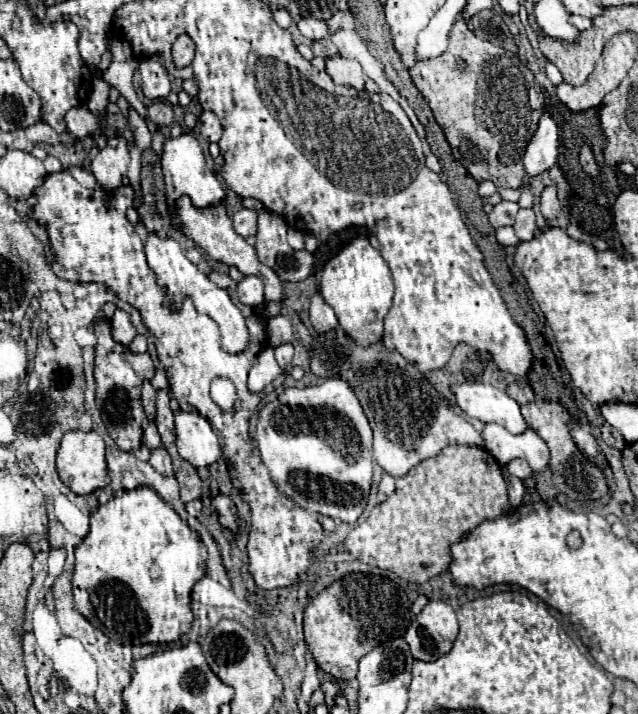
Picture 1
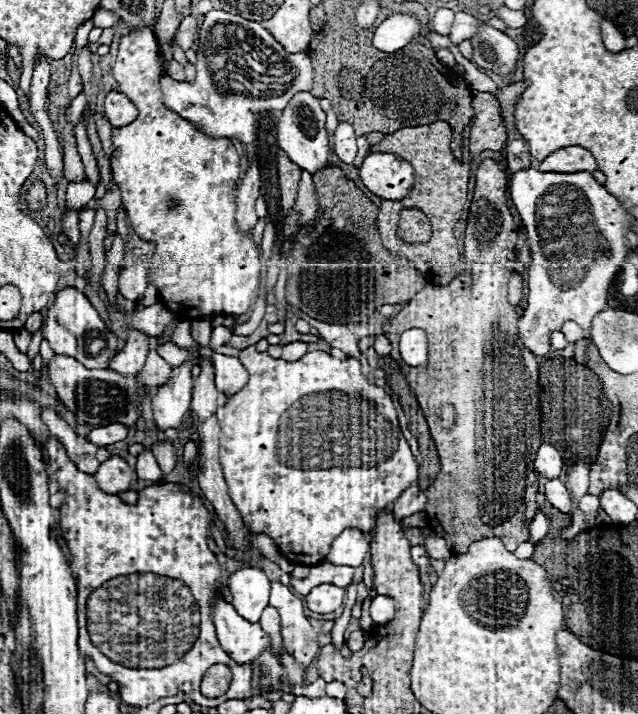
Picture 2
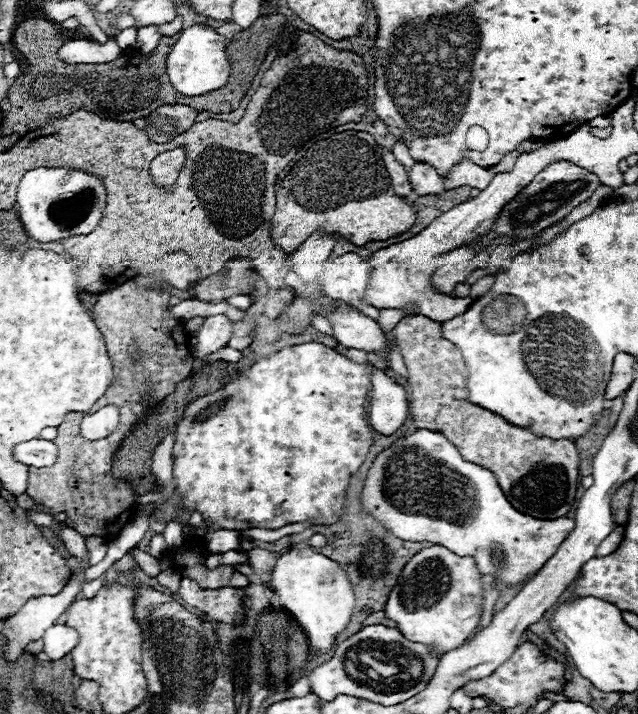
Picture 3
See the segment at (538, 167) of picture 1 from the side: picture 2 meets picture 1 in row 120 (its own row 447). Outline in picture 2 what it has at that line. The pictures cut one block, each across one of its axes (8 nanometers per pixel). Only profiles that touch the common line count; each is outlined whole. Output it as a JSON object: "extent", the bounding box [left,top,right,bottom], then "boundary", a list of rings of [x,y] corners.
{"extent":[534,444,564,478],"boundary":[[[540,444],[536,460],[534,460],[534,468],[544,478],[560,476],[562,468],[564,468],[564,460],[562,460],[560,452],[552,444]]]}

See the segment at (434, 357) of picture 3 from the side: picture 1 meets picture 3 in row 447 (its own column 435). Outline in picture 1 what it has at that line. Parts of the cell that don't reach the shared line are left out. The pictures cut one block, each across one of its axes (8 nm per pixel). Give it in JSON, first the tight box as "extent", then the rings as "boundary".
{"extent":[336,444,510,584],"boundary":[[[450,444],[438,456],[422,460],[406,476],[396,478],[396,492],[358,524],[336,552],[348,552],[364,564],[390,570],[406,582],[422,584],[446,572],[448,546],[488,518],[510,510],[506,482],[496,458],[478,446]]]}

